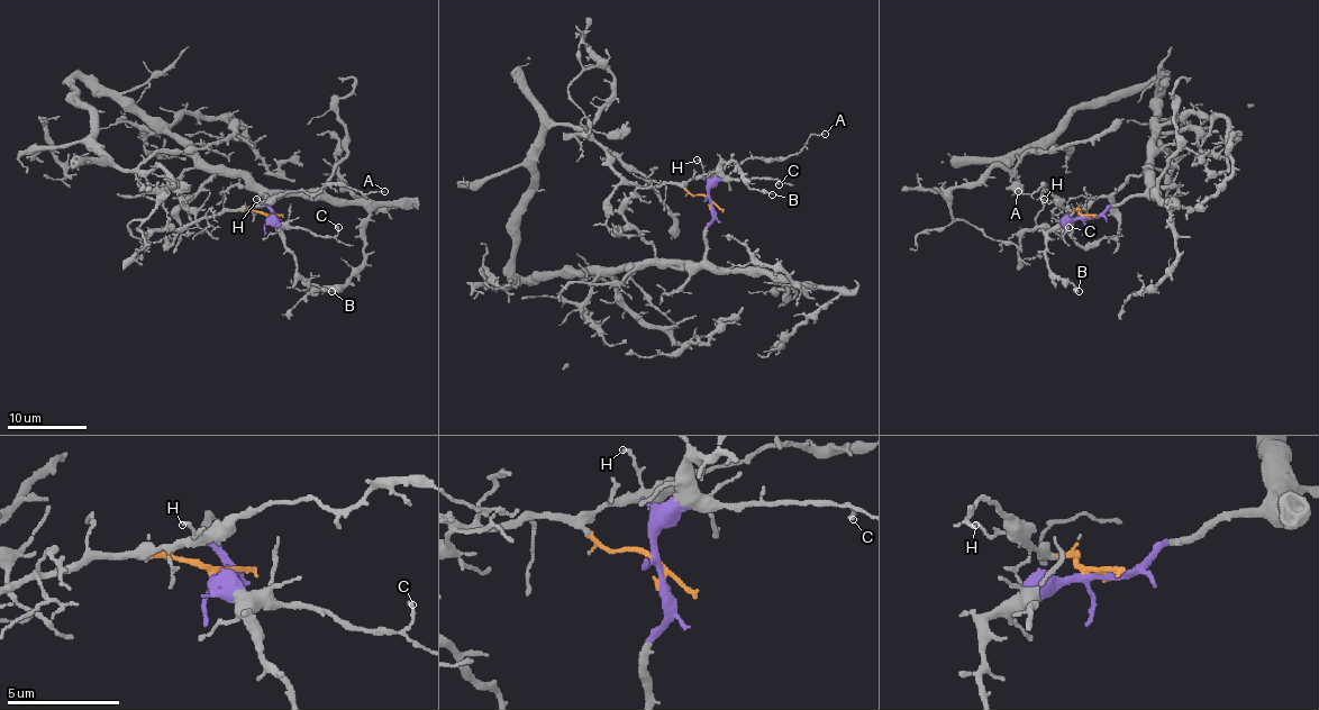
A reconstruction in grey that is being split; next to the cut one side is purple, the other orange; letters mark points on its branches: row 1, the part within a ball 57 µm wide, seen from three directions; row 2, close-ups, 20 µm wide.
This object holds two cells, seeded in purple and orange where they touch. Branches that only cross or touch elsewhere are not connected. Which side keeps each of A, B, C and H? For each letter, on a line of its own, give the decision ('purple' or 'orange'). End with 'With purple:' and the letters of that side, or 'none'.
A: orange
B: purple
C: purple
H: orange
With purple: B, C

